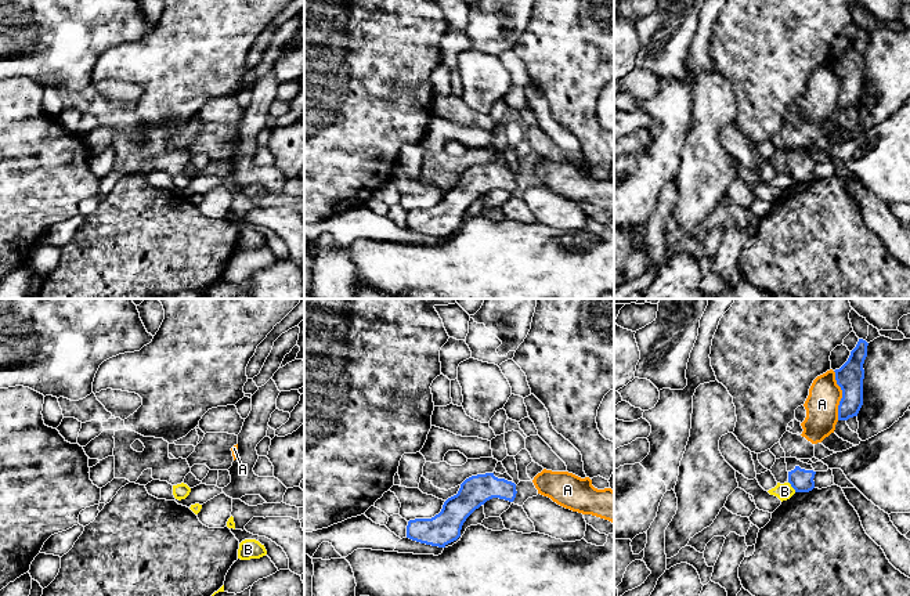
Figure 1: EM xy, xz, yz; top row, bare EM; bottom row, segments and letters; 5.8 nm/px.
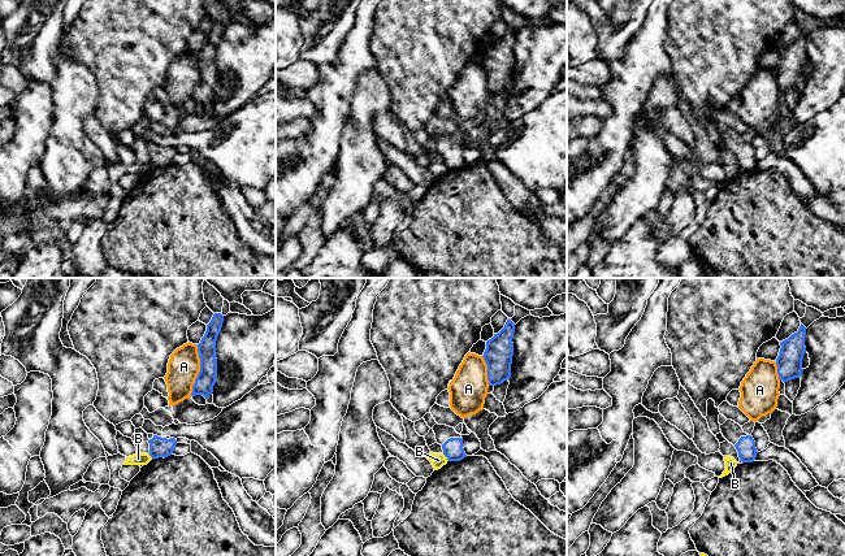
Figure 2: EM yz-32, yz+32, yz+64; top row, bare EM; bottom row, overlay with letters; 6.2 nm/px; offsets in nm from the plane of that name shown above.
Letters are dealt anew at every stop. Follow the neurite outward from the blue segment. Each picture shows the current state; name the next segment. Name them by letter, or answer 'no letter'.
no letter

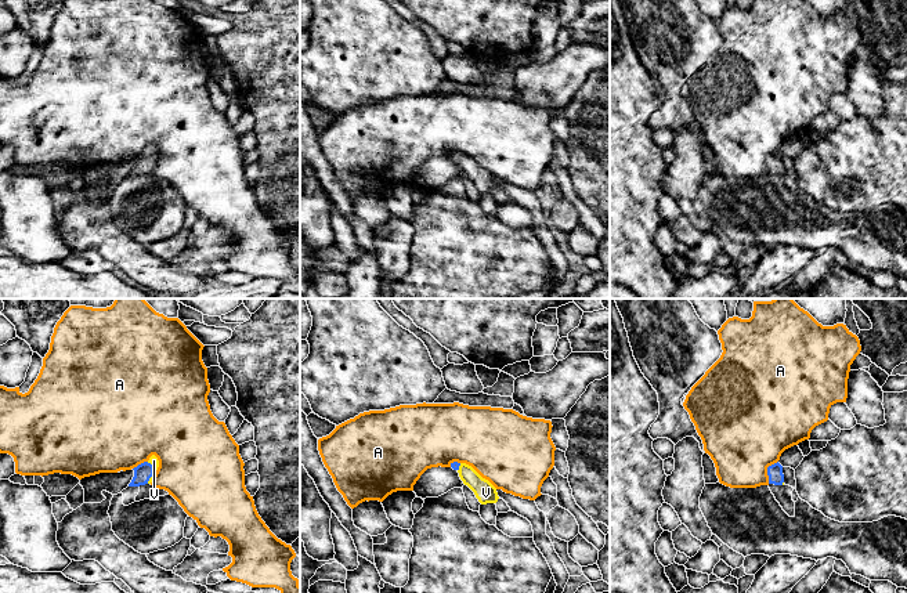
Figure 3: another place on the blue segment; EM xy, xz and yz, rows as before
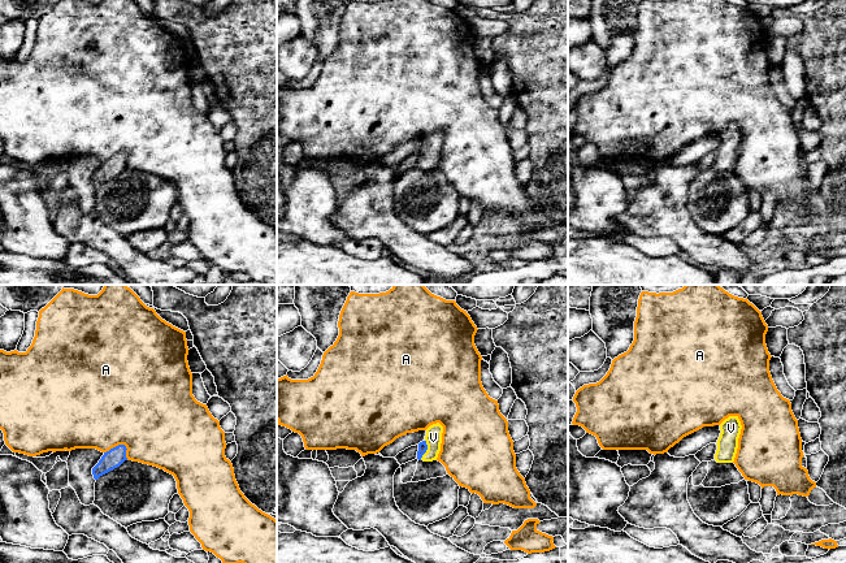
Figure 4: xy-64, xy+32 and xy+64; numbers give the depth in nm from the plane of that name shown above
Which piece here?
V

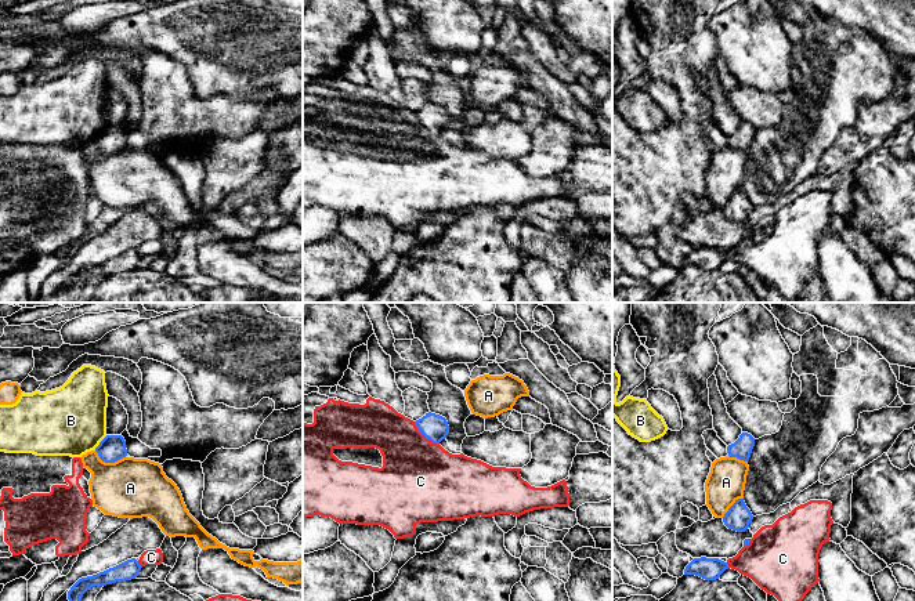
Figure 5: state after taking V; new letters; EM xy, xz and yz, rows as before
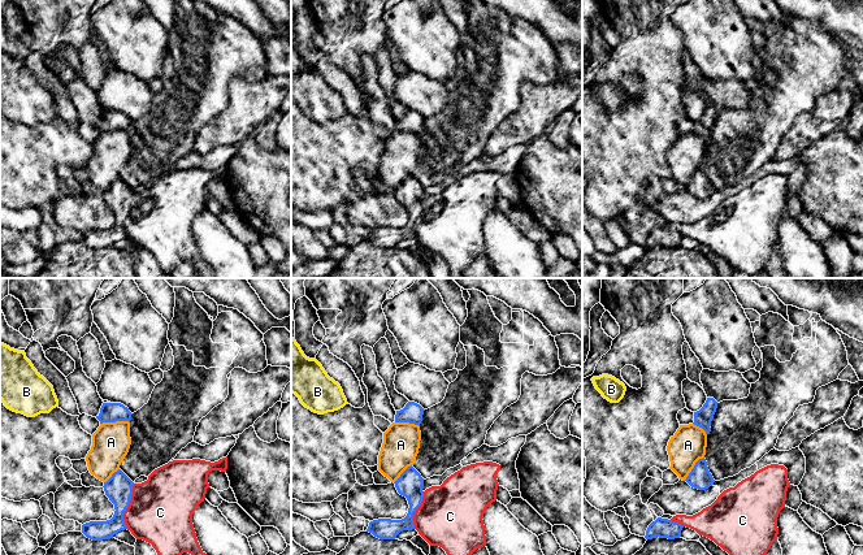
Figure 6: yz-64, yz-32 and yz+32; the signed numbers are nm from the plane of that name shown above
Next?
no letter

